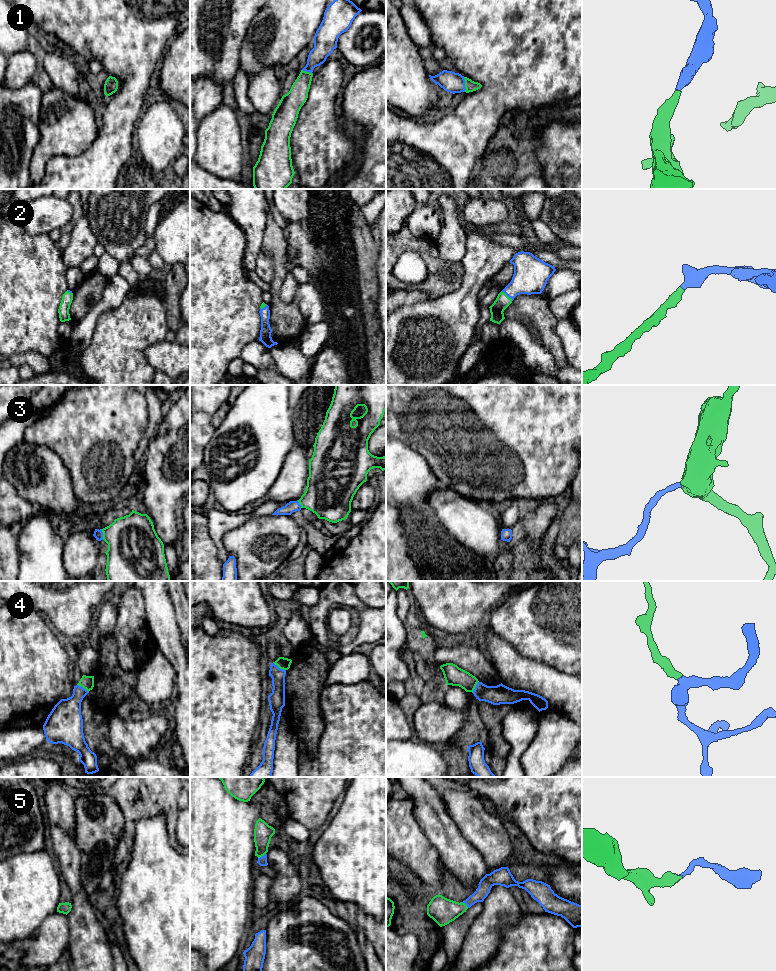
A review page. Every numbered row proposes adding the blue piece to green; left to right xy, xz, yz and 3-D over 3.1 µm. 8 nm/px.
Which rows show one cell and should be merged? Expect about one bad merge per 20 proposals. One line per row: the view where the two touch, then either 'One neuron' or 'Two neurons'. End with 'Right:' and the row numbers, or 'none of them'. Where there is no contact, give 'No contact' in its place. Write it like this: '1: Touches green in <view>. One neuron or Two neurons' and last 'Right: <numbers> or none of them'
1: Touches green in yz. One neuron
2: Touches green in yz. One neuron
3: Touches green in xy. One neuron
4: Touches green in xz. One neuron
5: Touches green in xz. One neuron
Right: 1, 2, 3, 4, 5

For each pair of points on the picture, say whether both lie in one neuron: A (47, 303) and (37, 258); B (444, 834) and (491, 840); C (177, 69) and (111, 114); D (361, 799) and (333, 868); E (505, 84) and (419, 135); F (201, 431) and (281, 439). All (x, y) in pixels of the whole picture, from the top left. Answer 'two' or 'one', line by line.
A: one
B: two
C: two
D: one
E: one
F: two

